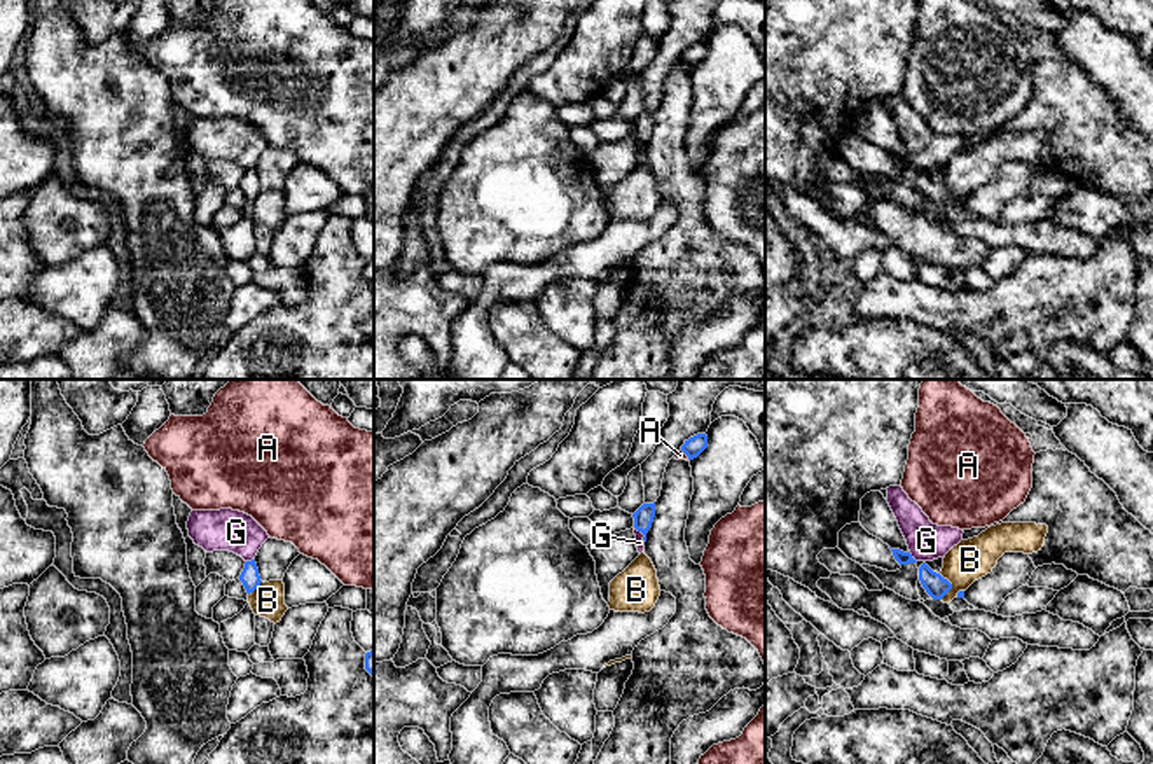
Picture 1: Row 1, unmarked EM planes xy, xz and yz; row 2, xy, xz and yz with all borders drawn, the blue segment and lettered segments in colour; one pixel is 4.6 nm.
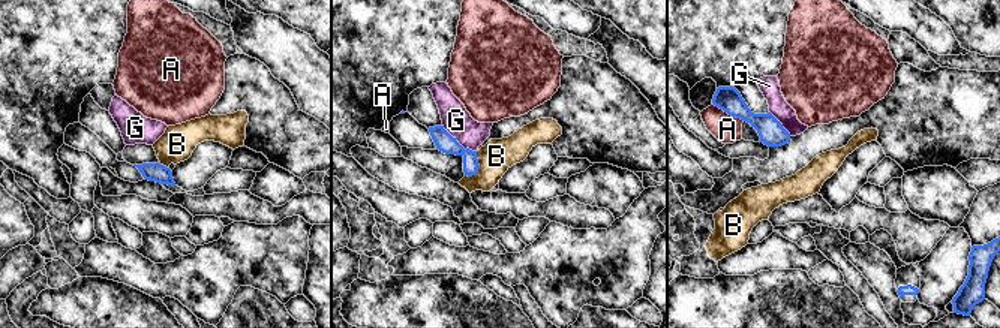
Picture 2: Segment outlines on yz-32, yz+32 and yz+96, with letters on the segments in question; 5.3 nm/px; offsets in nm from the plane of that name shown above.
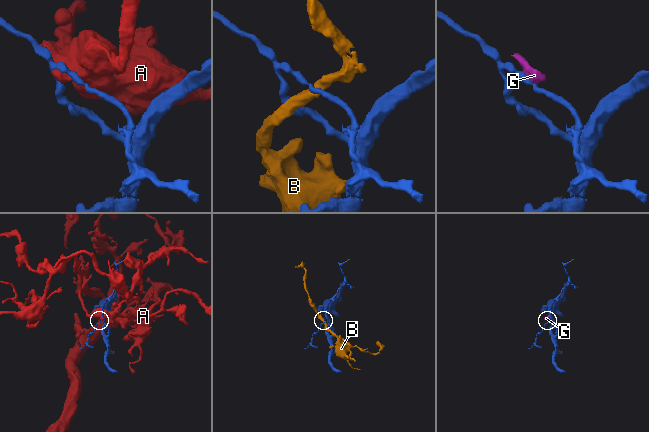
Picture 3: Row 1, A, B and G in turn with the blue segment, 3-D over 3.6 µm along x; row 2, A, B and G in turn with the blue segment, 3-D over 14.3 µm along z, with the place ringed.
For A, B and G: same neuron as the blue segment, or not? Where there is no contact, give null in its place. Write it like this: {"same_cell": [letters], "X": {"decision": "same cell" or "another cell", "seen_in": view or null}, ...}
{"same_cell": [], "A": {"decision": "another cell", "seen_in": "xz"}, "B": {"decision": "another cell", "seen_in": "yz"}, "G": {"decision": "another cell", "seen_in": "yz"}}

